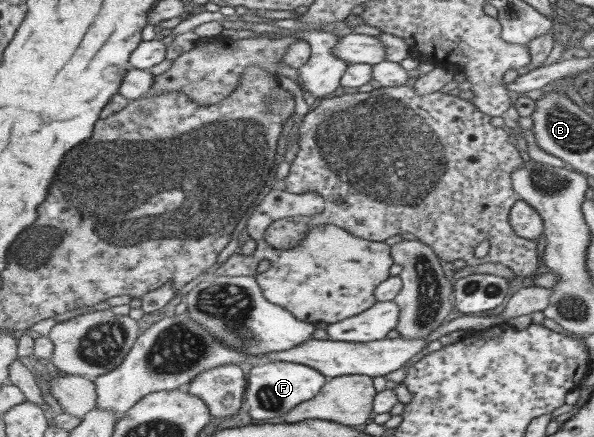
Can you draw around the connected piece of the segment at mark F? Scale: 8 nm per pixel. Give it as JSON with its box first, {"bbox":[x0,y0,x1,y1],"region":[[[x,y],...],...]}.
{"bbox":[246,362,328,419],"region":[[[265,362],[255,365],[250,371],[246,403],[251,417],[255,419],[275,419],[283,417],[303,402],[310,402],[325,389],[328,377],[322,371],[304,363]]]}

